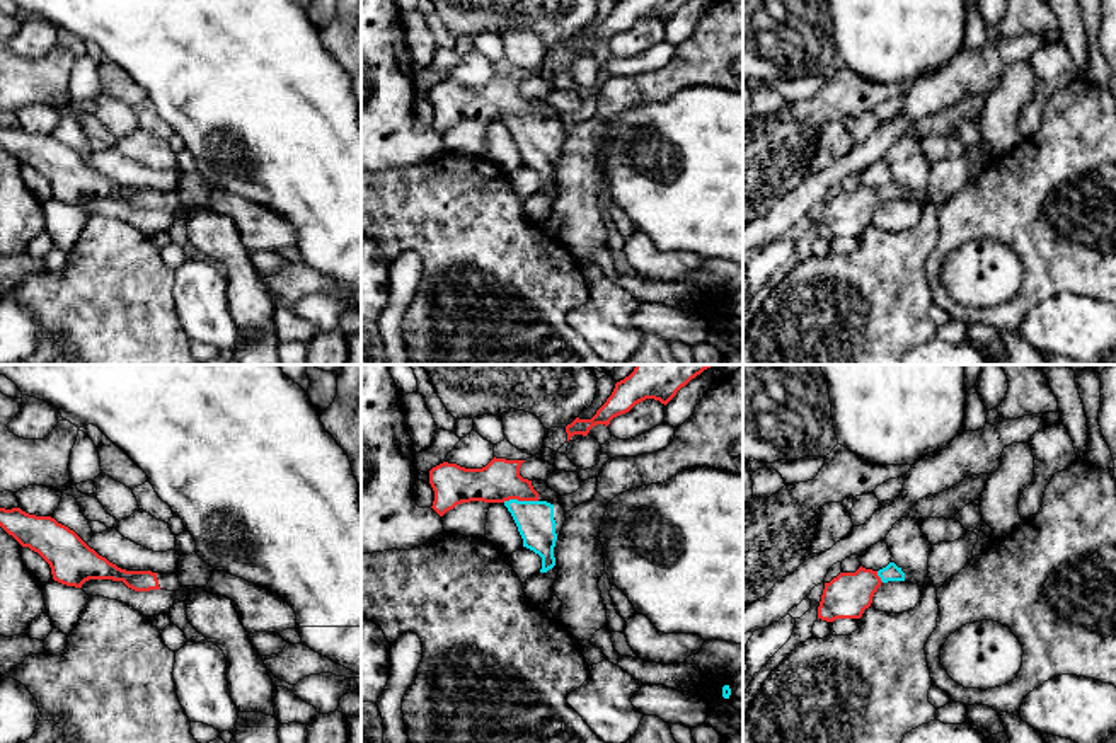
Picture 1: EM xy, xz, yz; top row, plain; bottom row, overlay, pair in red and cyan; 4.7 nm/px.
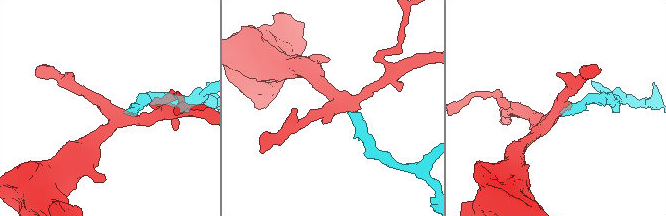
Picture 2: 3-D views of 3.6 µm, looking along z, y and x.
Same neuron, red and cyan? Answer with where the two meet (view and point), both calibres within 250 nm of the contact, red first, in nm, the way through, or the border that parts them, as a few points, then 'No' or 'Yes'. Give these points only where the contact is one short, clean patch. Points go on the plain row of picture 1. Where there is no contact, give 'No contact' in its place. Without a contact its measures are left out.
Touches red at xz (520, 118). Thickness 200 nm (red) against 180 nm. Path across: xz (500, 99), (520, 118), (535, 140). Yes

